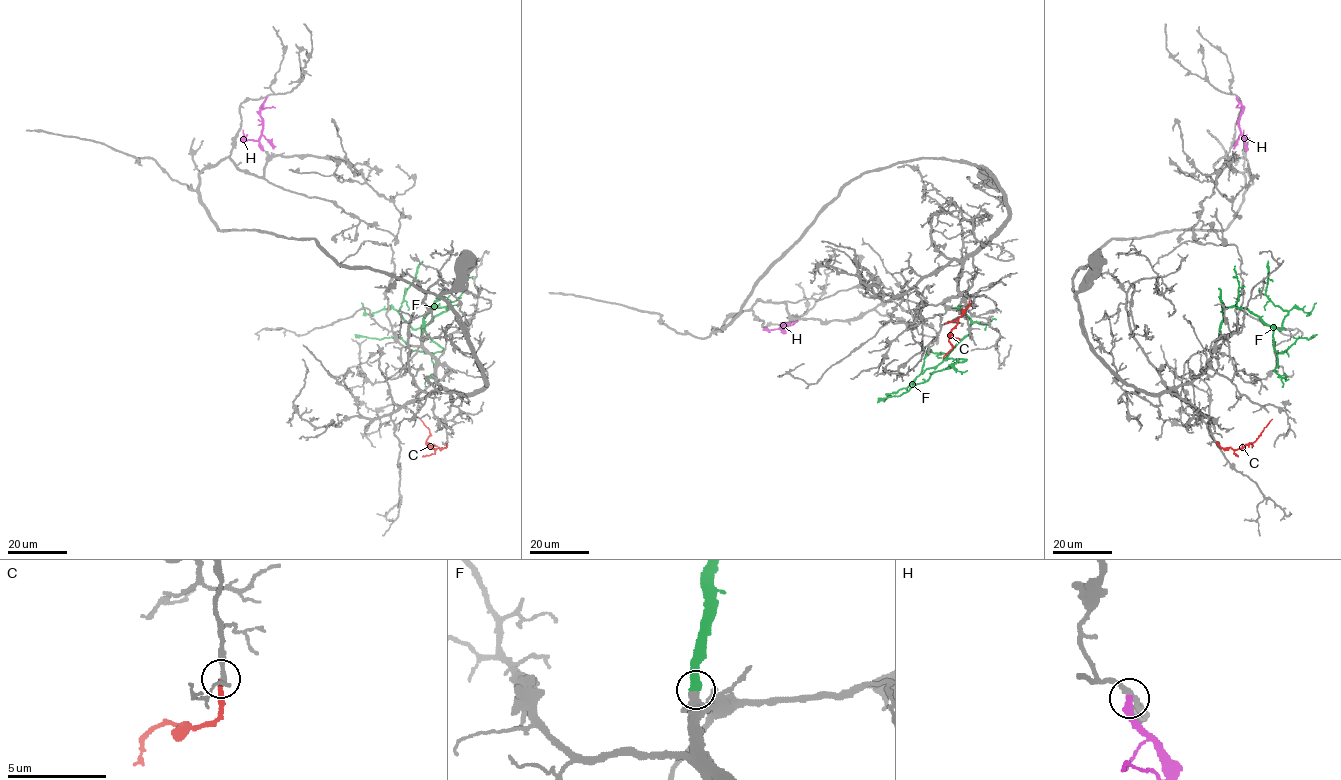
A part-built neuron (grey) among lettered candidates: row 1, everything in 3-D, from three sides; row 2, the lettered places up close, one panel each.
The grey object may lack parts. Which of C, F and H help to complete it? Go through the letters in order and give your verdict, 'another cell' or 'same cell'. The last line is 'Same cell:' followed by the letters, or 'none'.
C: same cell
F: same cell
H: another cell
Same cell: C, F

